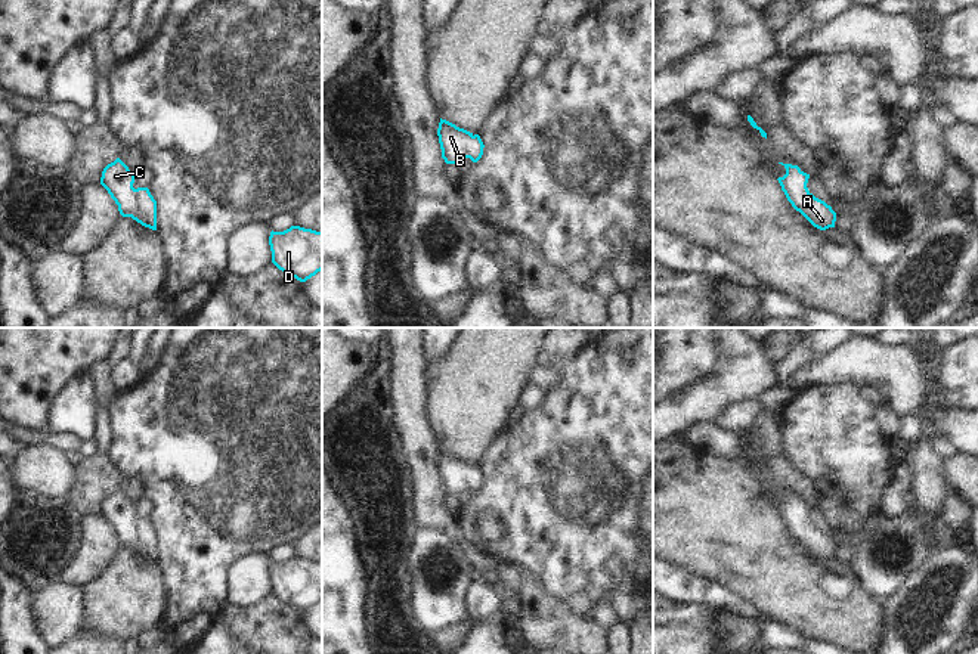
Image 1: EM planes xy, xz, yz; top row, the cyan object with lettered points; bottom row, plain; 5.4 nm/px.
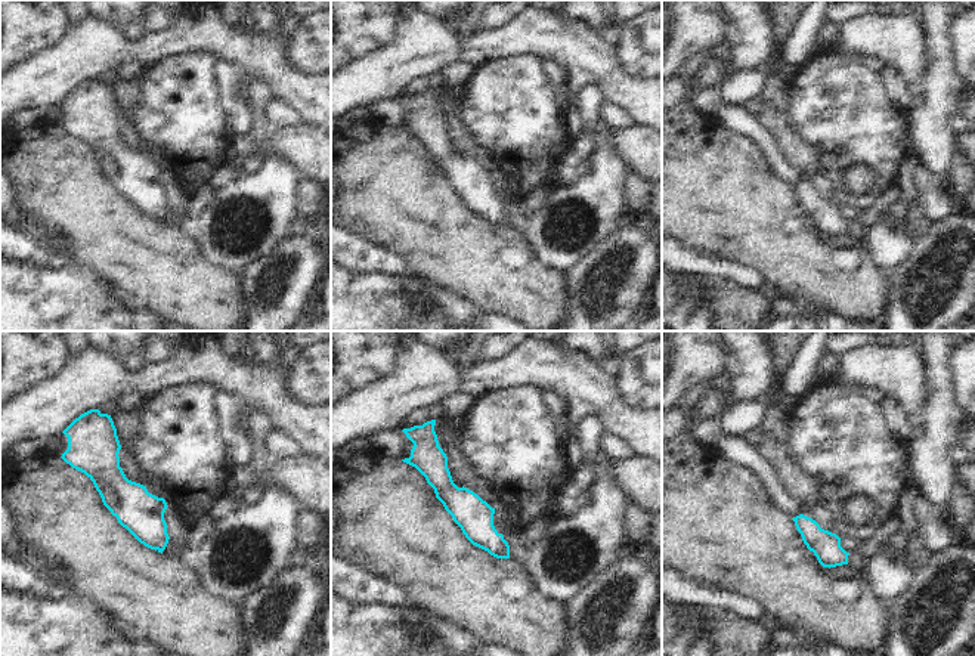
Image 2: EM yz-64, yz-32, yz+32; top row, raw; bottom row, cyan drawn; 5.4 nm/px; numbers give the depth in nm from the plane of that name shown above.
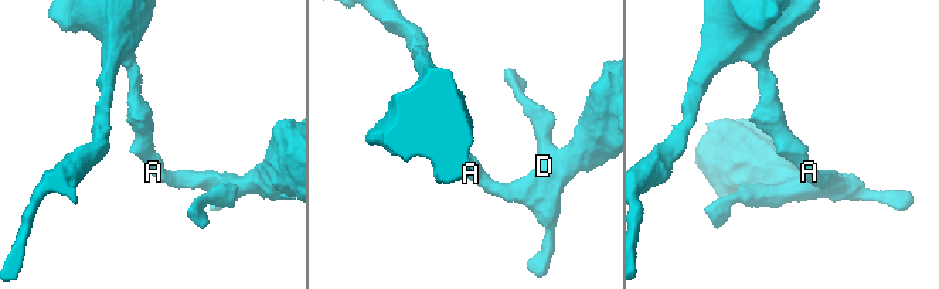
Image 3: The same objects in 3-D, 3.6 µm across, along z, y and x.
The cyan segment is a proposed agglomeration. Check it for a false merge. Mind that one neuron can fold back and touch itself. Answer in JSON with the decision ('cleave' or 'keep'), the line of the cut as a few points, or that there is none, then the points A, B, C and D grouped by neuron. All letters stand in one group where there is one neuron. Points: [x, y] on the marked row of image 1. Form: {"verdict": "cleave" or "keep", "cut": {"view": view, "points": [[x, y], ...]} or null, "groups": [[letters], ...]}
{"verdict": "keep", "cut": null, "groups": [["A", "B", "C", "D"]]}

